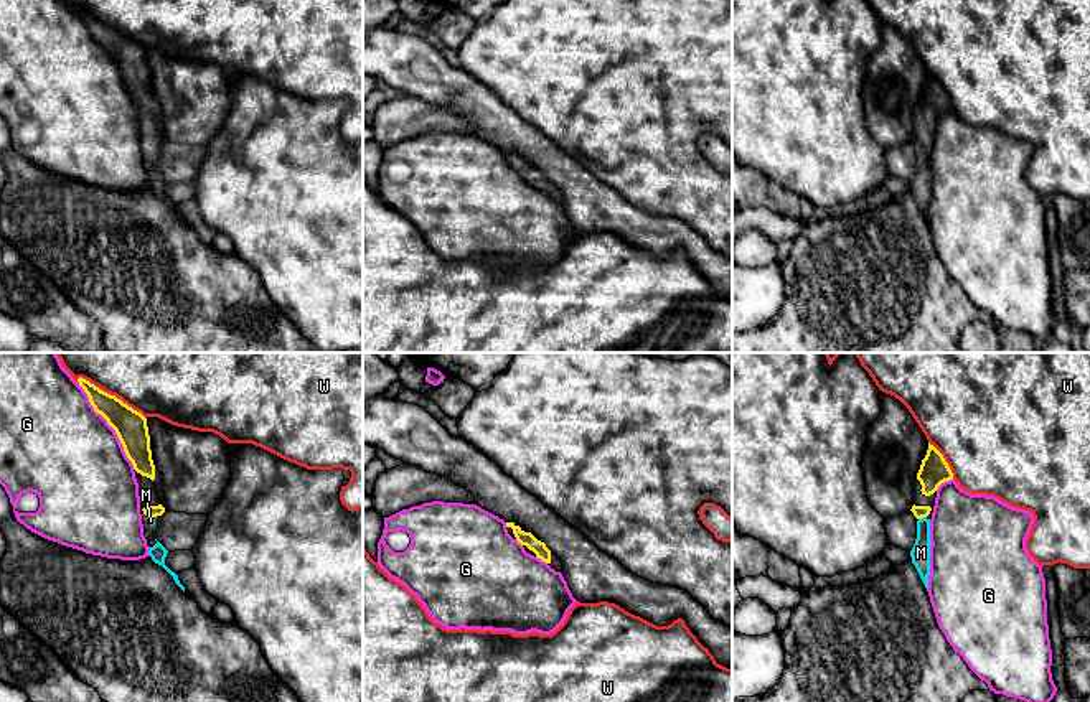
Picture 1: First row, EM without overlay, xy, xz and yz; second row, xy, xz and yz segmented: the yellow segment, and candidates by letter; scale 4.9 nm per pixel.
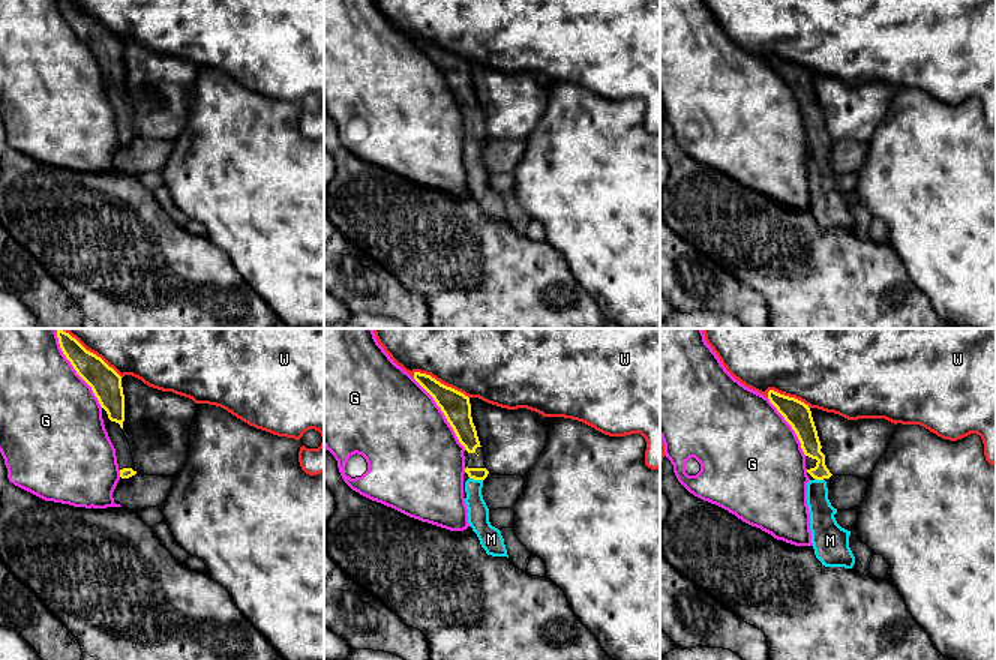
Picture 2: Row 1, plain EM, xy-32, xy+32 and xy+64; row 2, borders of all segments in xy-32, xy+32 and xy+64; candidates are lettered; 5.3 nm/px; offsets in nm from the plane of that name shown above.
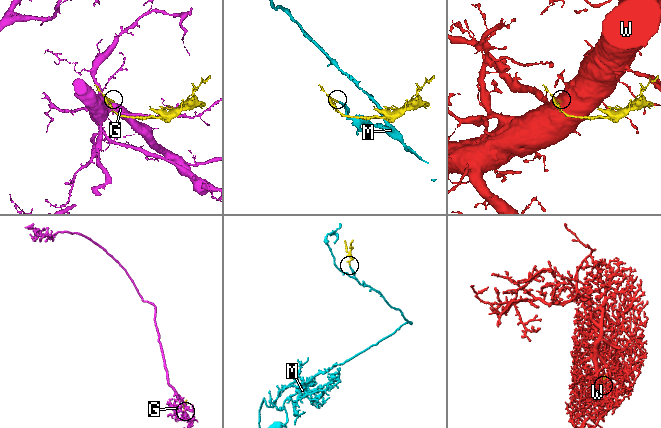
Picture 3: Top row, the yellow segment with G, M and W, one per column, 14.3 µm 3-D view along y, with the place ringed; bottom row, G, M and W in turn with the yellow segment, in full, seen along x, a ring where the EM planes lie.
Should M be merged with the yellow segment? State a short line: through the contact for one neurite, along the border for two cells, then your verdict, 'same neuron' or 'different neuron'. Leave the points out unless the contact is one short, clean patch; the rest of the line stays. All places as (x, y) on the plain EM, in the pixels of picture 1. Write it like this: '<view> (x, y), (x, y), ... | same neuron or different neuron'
yz (919, 142), (922, 147), (920, 183) | same neuron

